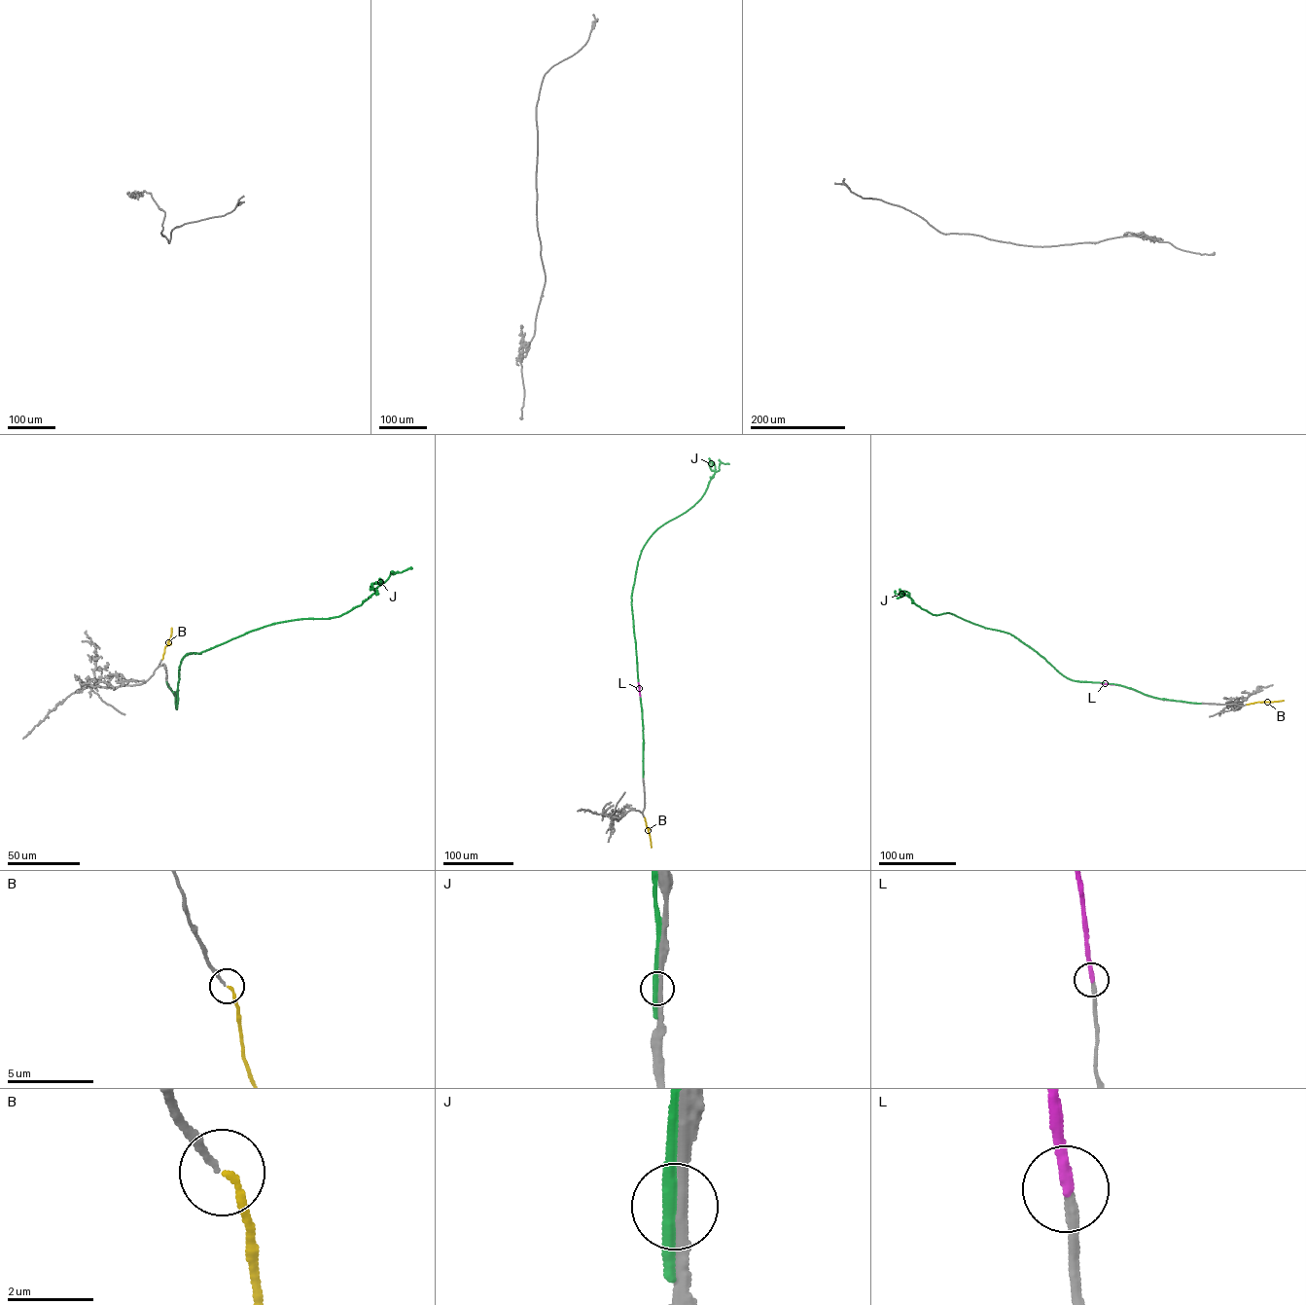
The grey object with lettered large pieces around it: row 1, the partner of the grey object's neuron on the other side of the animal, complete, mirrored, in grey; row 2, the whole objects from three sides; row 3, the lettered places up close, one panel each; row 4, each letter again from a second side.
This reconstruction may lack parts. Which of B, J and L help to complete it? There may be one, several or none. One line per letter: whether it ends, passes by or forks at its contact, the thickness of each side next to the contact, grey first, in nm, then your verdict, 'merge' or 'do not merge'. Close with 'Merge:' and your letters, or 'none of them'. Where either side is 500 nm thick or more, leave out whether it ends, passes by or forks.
B: it ends | 140/160 nm | merge
J: it passes by | 280/320 nm | do not merge
L: it ends | 280/300 nm | merge
Merge: B, L

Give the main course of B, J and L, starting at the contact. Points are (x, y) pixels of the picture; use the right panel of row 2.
B: (1247, 705), (1283, 701)
J: (1199, 703), (1156, 698), (1119, 685), (1072, 680), (1009, 634), (950, 613), (933, 614), (901, 591), (905, 592)
L: (1114, 684), (1100, 682)

